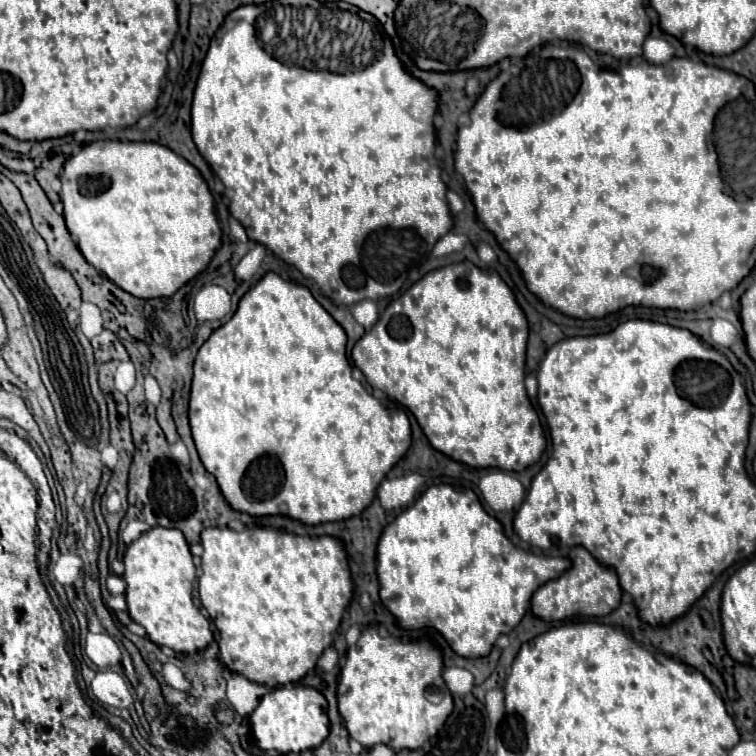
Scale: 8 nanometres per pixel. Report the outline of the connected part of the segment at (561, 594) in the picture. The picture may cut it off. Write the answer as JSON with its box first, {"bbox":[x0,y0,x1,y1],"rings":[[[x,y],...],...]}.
{"bbox":[531,545,623,621],"rings":[[[581,545],[571,549],[569,559],[573,561],[573,565],[563,575],[559,575],[557,579],[547,581],[545,585],[541,585],[541,589],[537,589],[537,593],[533,595],[531,611],[537,617],[547,619],[547,621],[561,621],[561,619],[567,619],[567,617],[573,617],[573,615],[603,617],[603,615],[611,613],[615,607],[619,607],[623,589],[619,585],[615,569],[601,565]]]}

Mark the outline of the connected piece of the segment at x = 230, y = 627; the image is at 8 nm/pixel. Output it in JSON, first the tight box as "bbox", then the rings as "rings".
{"bbox":[199,527,353,687],"rings":[[[213,527],[201,533],[201,545],[205,551],[201,555],[199,595],[219,629],[221,663],[249,681],[269,687],[295,683],[307,675],[319,655],[331,647],[341,615],[353,597],[353,579],[343,541],[331,535],[293,535],[273,527],[245,527],[243,531]]]}

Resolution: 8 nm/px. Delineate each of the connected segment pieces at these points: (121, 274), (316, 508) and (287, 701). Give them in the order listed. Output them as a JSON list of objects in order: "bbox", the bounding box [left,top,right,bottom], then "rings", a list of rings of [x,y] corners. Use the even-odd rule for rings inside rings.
[{"bbox":[61,141,221,299],"rings":[[[93,141],[89,145],[83,145],[79,153],[71,155],[63,167],[61,173],[61,201],[65,205],[63,217],[67,223],[67,229],[73,237],[77,237],[77,247],[81,249],[83,257],[101,273],[105,273],[115,285],[119,285],[123,291],[141,297],[141,299],[159,299],[159,297],[171,297],[179,287],[183,287],[185,283],[189,283],[195,275],[203,273],[205,267],[209,265],[211,257],[215,255],[215,251],[221,247],[221,227],[217,223],[217,215],[215,215],[215,203],[213,203],[213,195],[205,183],[205,179],[201,177],[199,169],[193,167],[189,161],[185,161],[181,155],[177,155],[175,151],[171,151],[169,147],[163,147],[159,143],[153,141]],[[95,179],[109,179],[105,189],[97,189],[95,193],[85,193],[85,185],[95,183]]]},{"bbox":[189,271,411,525],"rings":[[[273,271],[261,277],[261,281],[257,281],[243,295],[235,315],[223,327],[213,331],[211,337],[201,345],[193,365],[189,423],[205,469],[209,469],[209,473],[215,475],[217,483],[221,485],[221,493],[225,493],[233,509],[241,509],[249,515],[289,515],[307,525],[319,525],[359,515],[375,499],[379,483],[411,445],[411,423],[403,407],[391,409],[383,405],[363,387],[361,381],[353,379],[353,367],[347,359],[345,347],[347,347],[345,329],[323,309],[323,305],[311,295],[311,291],[293,281],[285,281]]]},{"bbox":[249,685,329,753],"rings":[[[287,685],[269,691],[249,719],[251,731],[255,735],[255,745],[263,751],[299,753],[319,747],[329,735],[327,699],[317,689],[305,685]]]}]

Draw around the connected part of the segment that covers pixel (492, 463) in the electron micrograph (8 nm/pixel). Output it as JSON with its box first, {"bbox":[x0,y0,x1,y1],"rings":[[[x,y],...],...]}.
{"bbox":[351,261,545,471],"rings":[[[461,261],[461,263],[453,263],[453,265],[447,265],[447,267],[441,267],[437,271],[427,273],[423,279],[413,283],[411,289],[405,291],[399,299],[391,301],[385,307],[379,321],[375,323],[375,327],[355,343],[355,347],[351,351],[351,357],[353,357],[355,365],[365,373],[367,381],[375,389],[381,389],[389,397],[397,399],[403,407],[407,407],[417,417],[417,423],[421,425],[423,433],[427,435],[427,439],[431,441],[431,445],[437,451],[453,457],[455,461],[467,463],[471,467],[497,467],[497,469],[503,469],[503,471],[523,471],[525,467],[537,463],[543,449],[545,449],[543,427],[541,427],[539,417],[537,417],[537,413],[535,413],[535,409],[533,409],[533,405],[531,405],[531,401],[527,397],[525,383],[523,383],[523,379],[525,379],[527,337],[529,337],[529,323],[527,323],[527,317],[525,317],[523,309],[519,307],[511,287],[495,271],[479,269],[471,261]]]}

